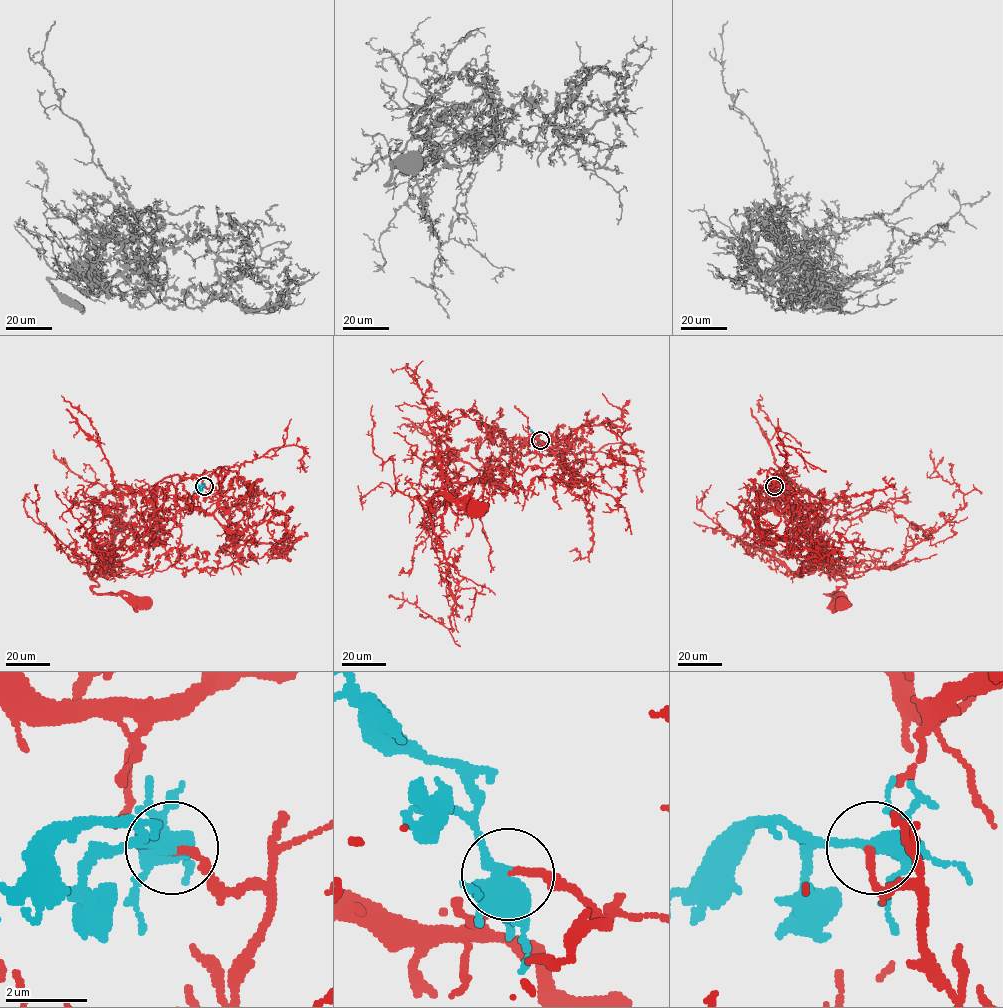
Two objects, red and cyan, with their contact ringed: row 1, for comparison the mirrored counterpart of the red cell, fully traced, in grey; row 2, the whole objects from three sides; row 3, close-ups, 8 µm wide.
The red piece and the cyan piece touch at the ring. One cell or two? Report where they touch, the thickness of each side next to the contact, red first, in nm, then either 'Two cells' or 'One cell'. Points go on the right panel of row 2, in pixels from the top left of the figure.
Place: (774, 486). Thickness 170 nm (red) against 400 nm. One cell

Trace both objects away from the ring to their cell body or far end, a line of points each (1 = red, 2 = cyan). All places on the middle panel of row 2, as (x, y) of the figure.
1: (540, 440), (553, 452), (530, 435), (501, 483), (448, 483), (433, 512), (428, 502), (445, 494), (479, 508)
2: (540, 440), (528, 428)

